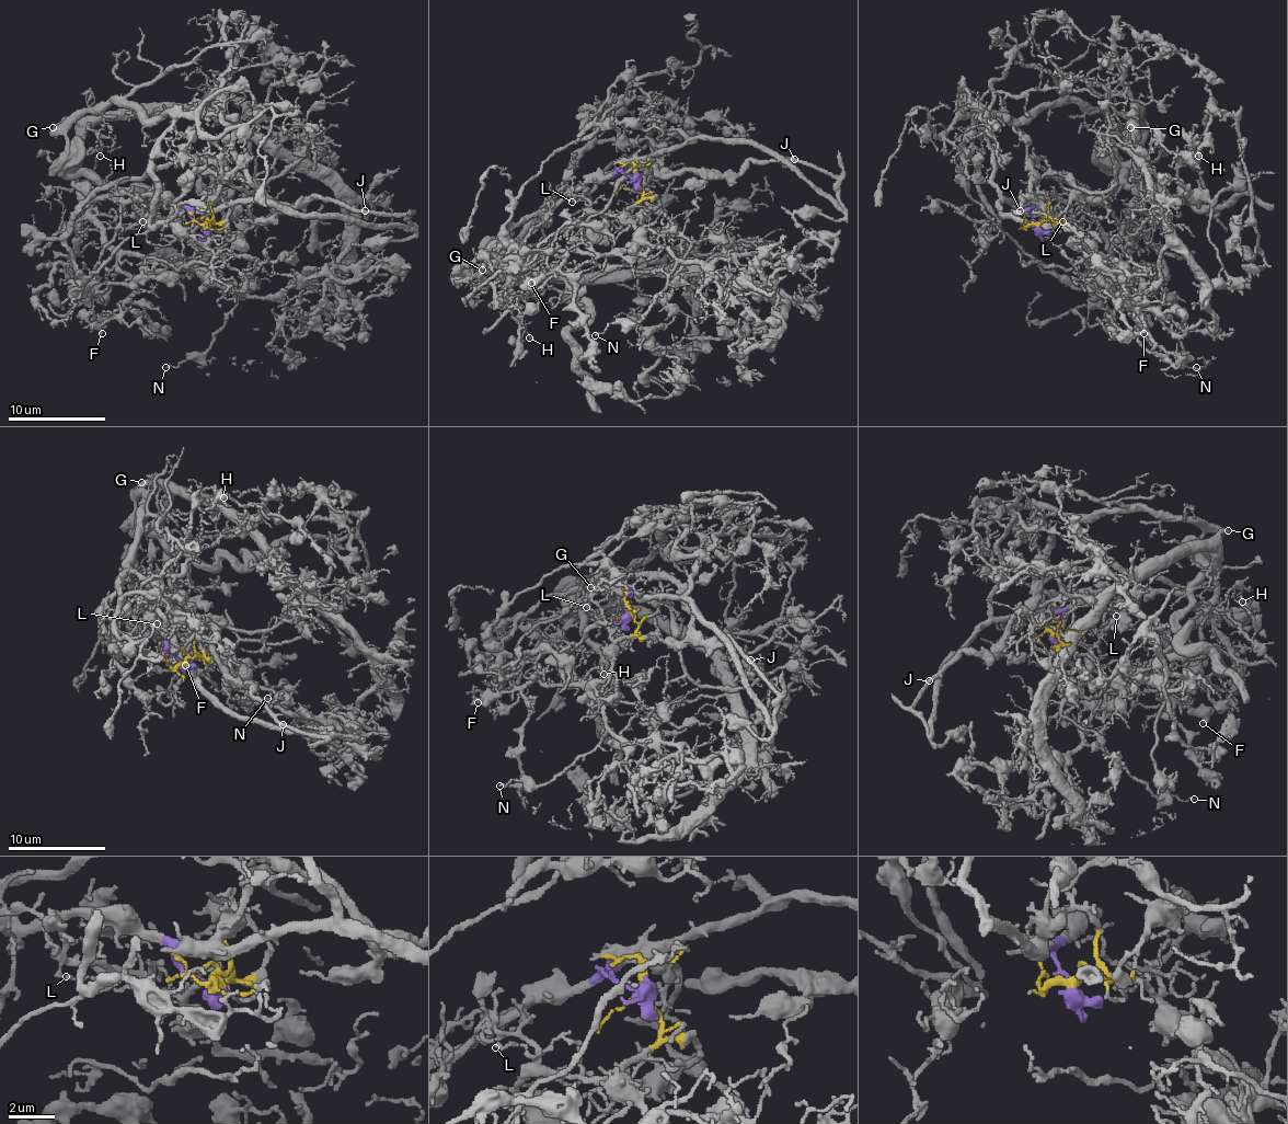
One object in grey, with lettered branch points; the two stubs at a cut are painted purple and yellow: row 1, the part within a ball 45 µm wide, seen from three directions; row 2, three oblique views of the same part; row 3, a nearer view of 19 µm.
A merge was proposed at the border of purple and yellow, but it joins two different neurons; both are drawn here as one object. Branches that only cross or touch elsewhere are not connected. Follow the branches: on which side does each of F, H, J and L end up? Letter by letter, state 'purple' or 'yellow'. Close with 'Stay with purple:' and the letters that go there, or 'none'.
F: yellow
H: yellow
J: purple
L: yellow
Stay with purple: J

